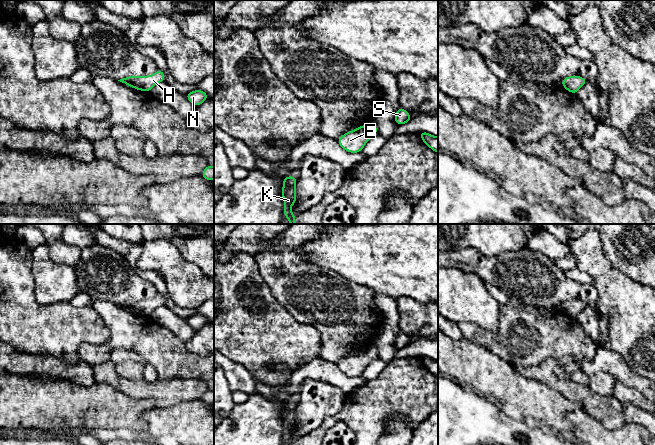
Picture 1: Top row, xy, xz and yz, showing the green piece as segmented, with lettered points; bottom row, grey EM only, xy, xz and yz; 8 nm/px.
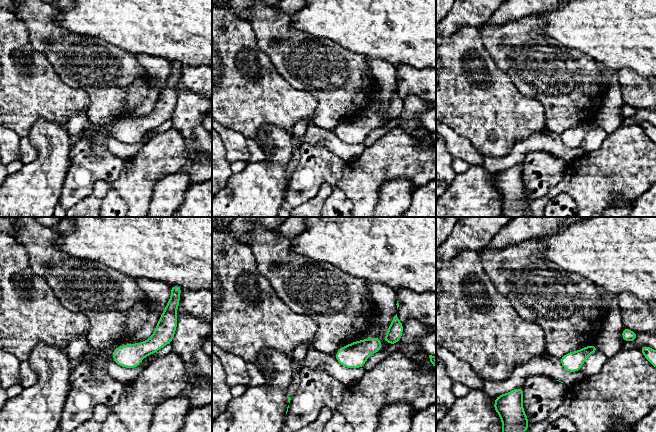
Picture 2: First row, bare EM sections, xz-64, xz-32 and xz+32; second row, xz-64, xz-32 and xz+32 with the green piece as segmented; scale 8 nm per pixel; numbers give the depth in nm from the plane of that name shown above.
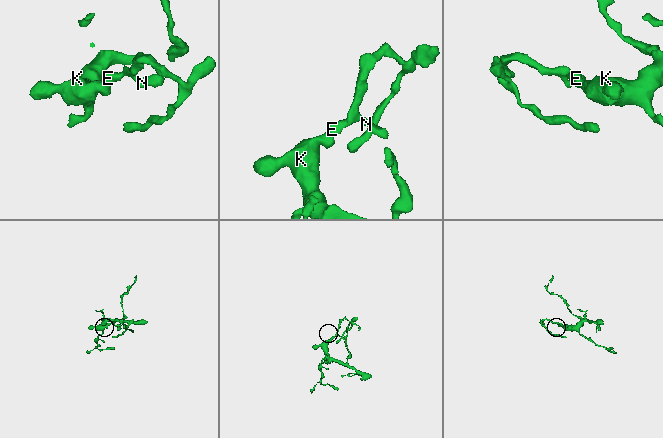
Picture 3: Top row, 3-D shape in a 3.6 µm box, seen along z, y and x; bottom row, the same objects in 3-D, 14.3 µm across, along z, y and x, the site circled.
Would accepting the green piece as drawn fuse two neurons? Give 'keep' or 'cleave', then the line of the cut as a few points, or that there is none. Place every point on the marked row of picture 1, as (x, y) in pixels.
keep | no cut

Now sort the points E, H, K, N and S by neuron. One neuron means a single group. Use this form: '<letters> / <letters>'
E H K N S

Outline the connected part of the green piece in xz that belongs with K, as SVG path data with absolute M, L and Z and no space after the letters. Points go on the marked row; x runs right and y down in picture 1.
M286 176L283 180L283 189L281 191L285 203L283 216L289 219L290 224L296 224L296 214L292 214L290 207L294 206L294 202L298 199L296 197L296 182L298 177Z

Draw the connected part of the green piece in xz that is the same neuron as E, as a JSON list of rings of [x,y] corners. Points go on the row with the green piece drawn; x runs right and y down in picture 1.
[[[371,122],[343,134],[338,139],[338,143],[341,148],[350,153],[358,153],[362,151],[367,141],[377,133],[376,124]]]

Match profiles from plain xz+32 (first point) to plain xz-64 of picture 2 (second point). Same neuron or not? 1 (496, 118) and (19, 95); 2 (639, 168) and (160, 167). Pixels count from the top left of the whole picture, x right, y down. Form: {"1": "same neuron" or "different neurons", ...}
{"1": "same neuron", "2": "same neuron"}

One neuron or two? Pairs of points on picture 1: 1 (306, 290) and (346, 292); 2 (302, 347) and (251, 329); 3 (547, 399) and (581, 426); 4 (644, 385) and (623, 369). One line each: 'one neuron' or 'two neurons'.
1: one neuron
2: one neuron
3: two neurons
4: one neuron

